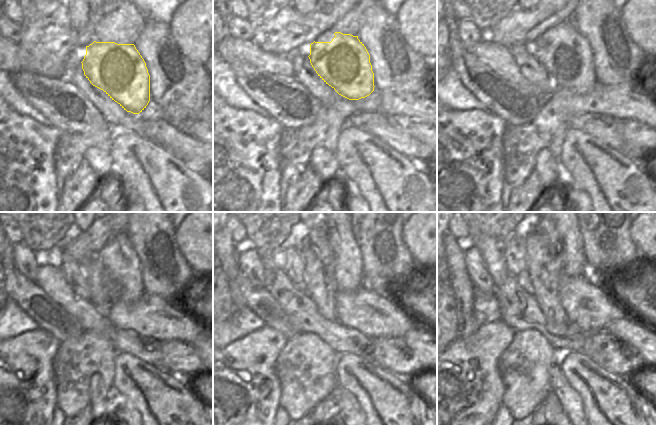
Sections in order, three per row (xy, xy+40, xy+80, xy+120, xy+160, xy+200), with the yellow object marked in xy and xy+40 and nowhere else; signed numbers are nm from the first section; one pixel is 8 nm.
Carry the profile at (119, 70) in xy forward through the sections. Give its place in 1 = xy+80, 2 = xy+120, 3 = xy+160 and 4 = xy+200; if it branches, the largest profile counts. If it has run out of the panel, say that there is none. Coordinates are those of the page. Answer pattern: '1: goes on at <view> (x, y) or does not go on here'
1: goes on at xy+80 (568, 60)
2: goes on at xy+120 (122, 277)
3: goes on at xy+160 (347, 261)
4: goes on at xy+200 (571, 262)

